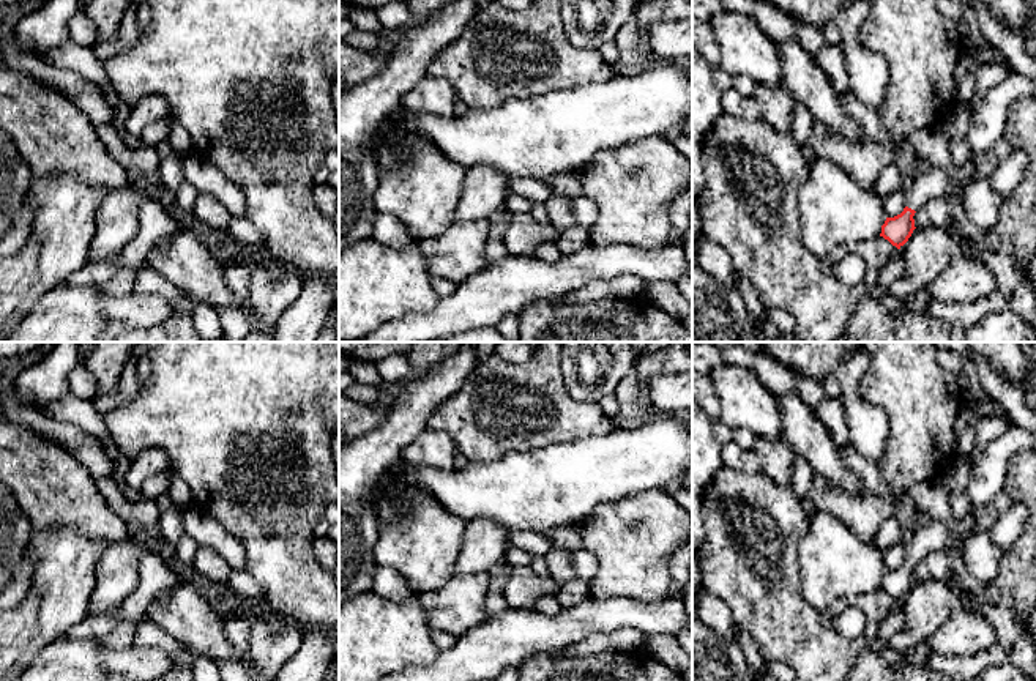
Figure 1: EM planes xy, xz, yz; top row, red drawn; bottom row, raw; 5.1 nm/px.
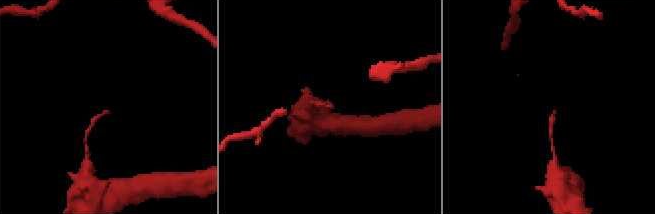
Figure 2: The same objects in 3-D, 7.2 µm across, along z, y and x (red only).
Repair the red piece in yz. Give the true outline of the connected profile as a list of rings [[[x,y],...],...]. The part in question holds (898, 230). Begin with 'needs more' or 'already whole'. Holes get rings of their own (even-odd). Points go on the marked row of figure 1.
needs more; [[[932,167],[930,172],[921,178],[918,178],[913,188],[905,192],[905,208],[900,214],[894,218],[886,218],[881,225],[881,233],[885,240],[888,240],[893,246],[900,249],[908,238],[911,236],[915,227],[915,213],[932,197],[956,194],[957,197],[963,197],[967,192],[968,178],[957,184],[951,180],[949,173],[940,167]]]

